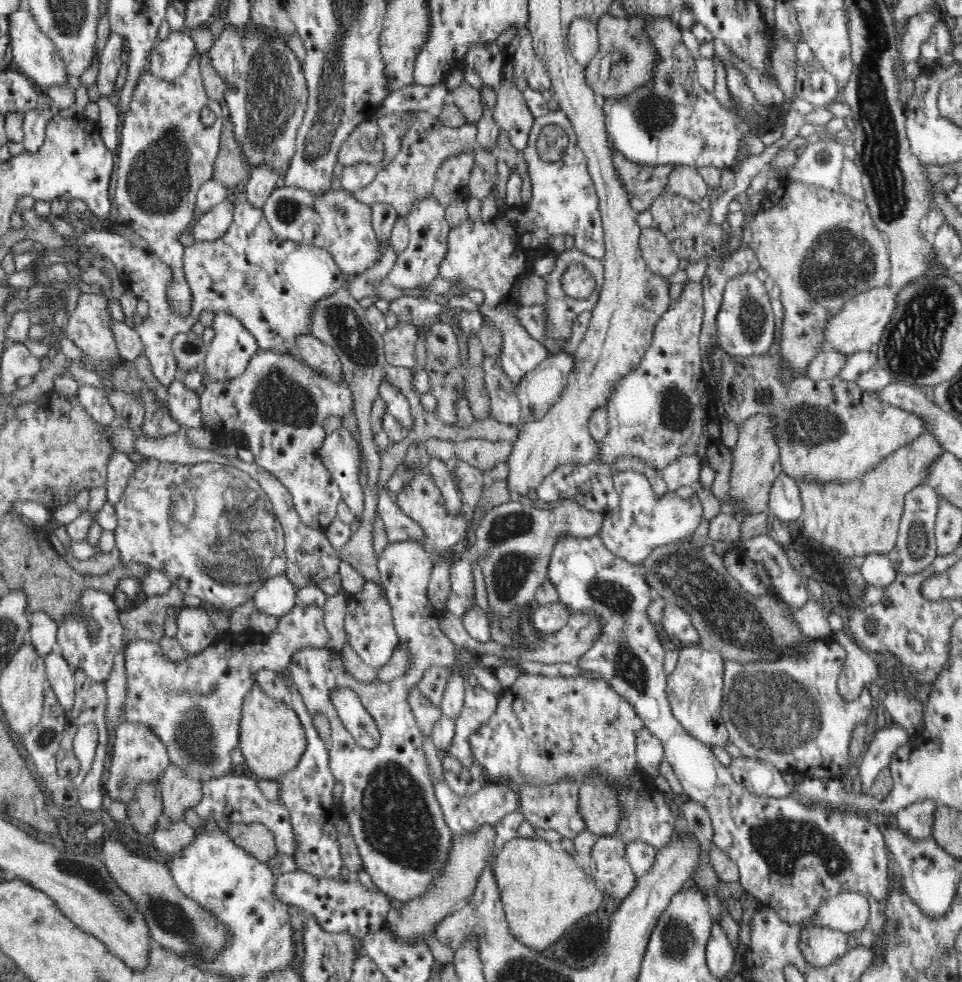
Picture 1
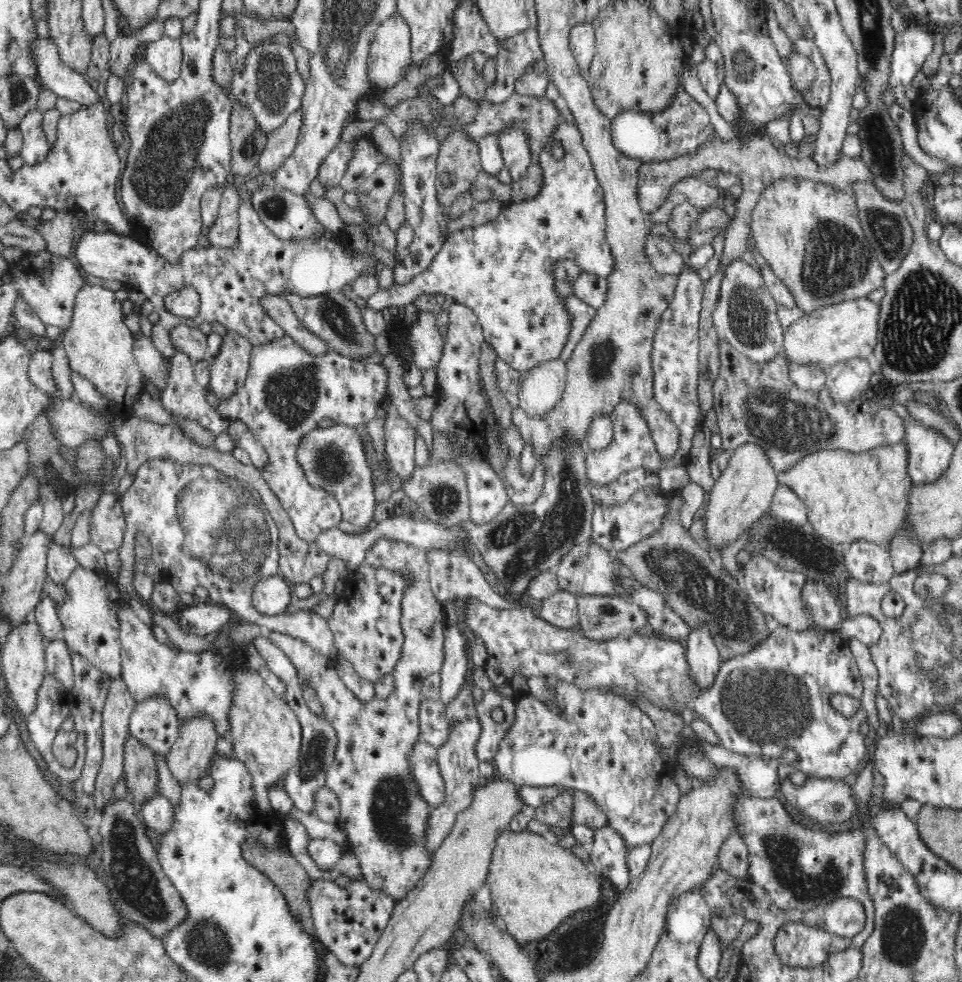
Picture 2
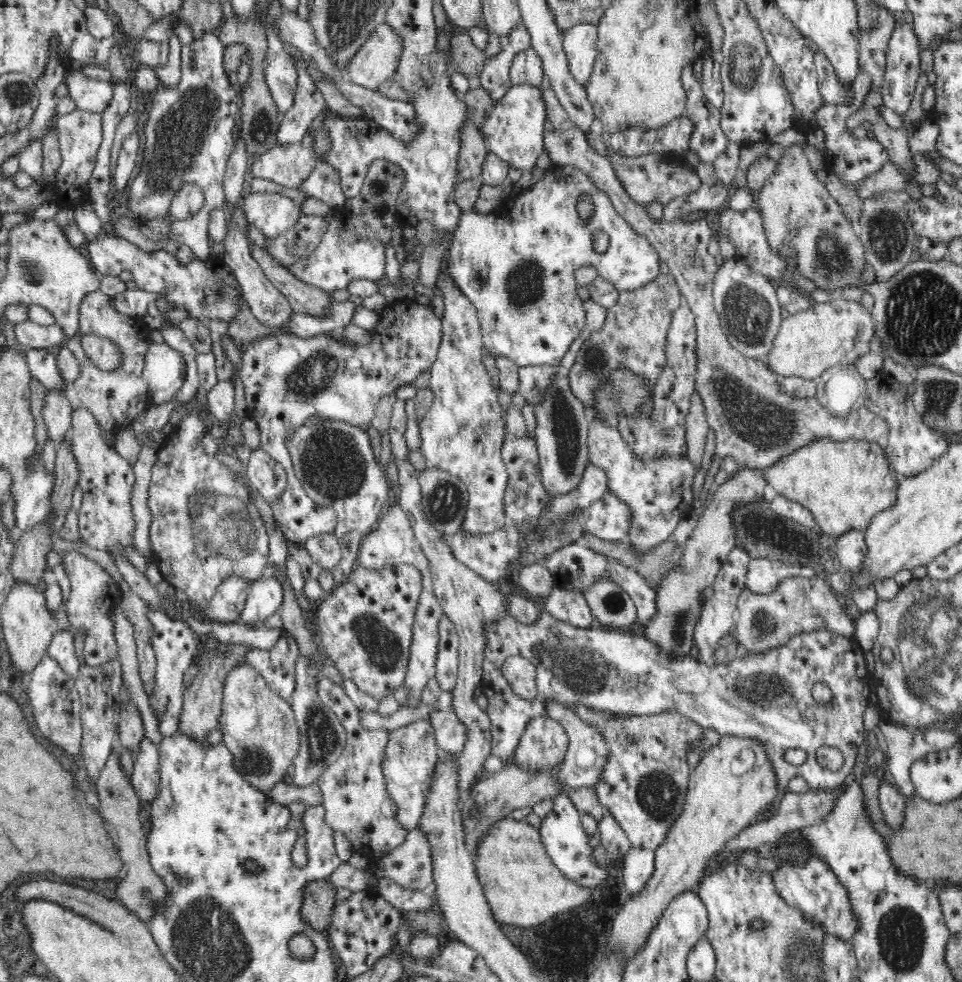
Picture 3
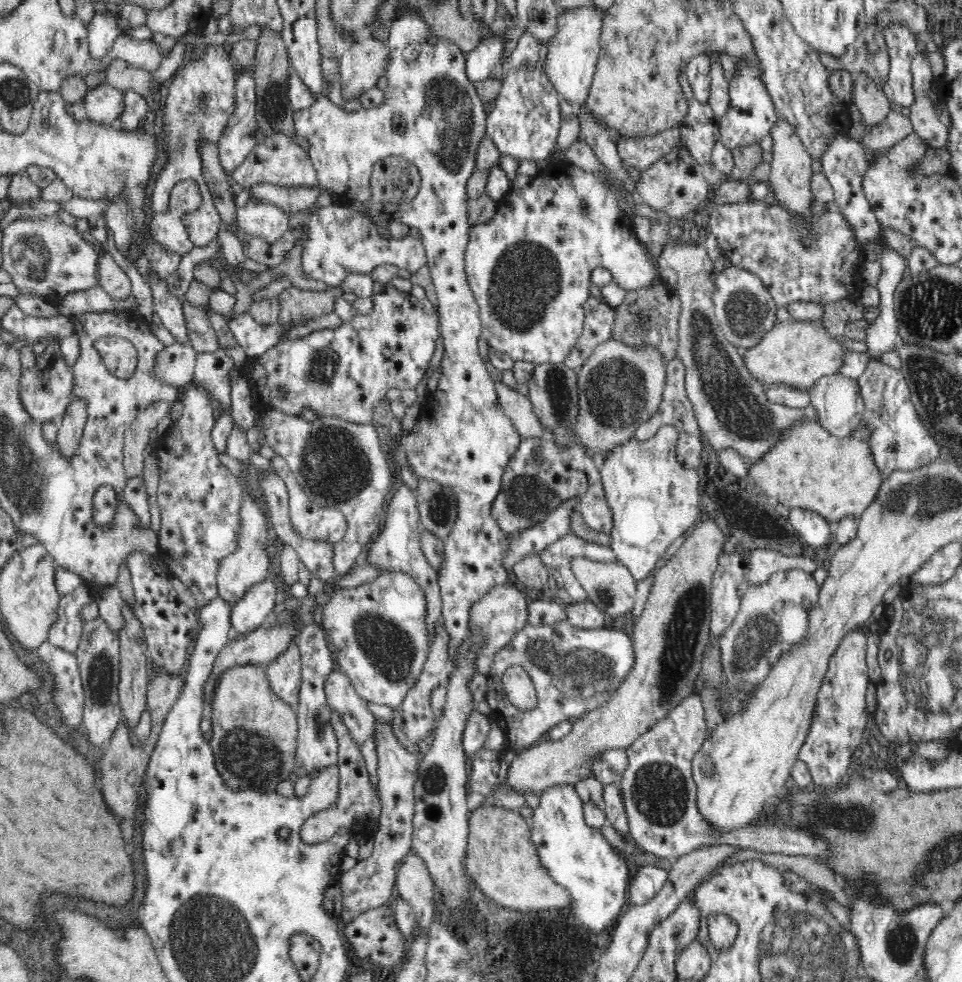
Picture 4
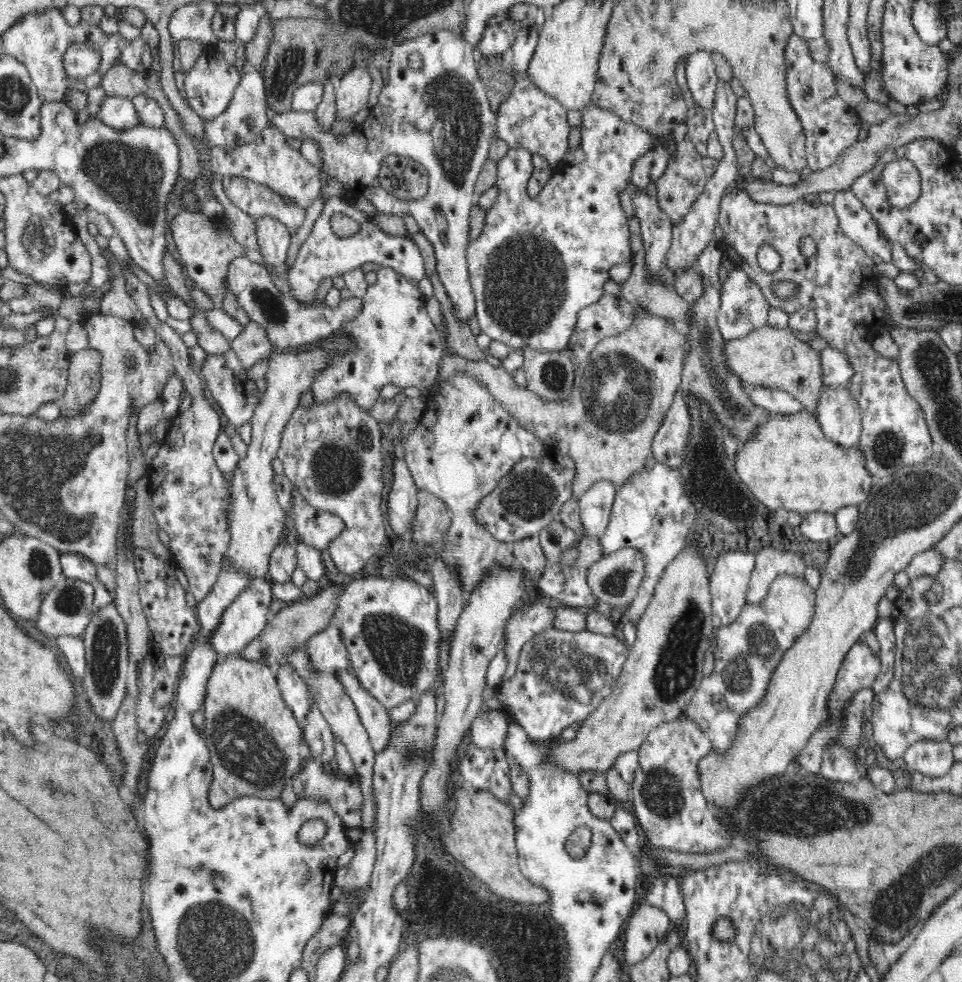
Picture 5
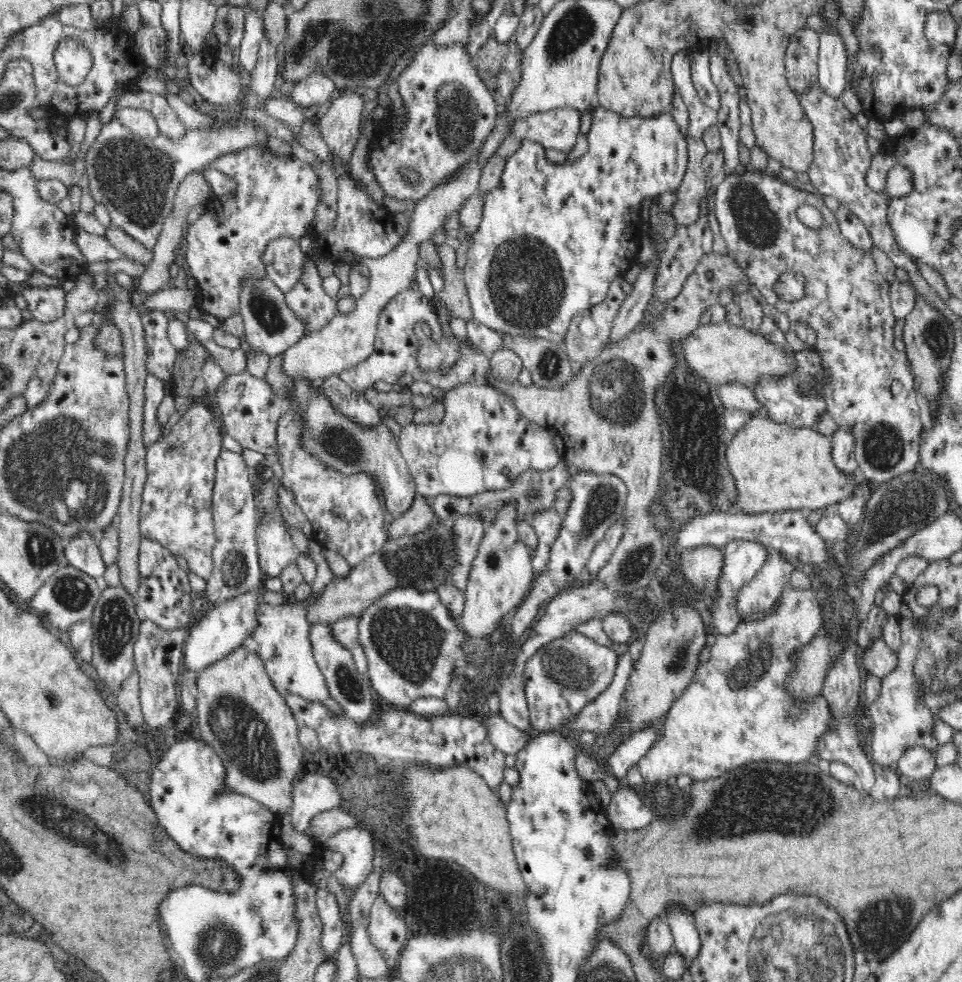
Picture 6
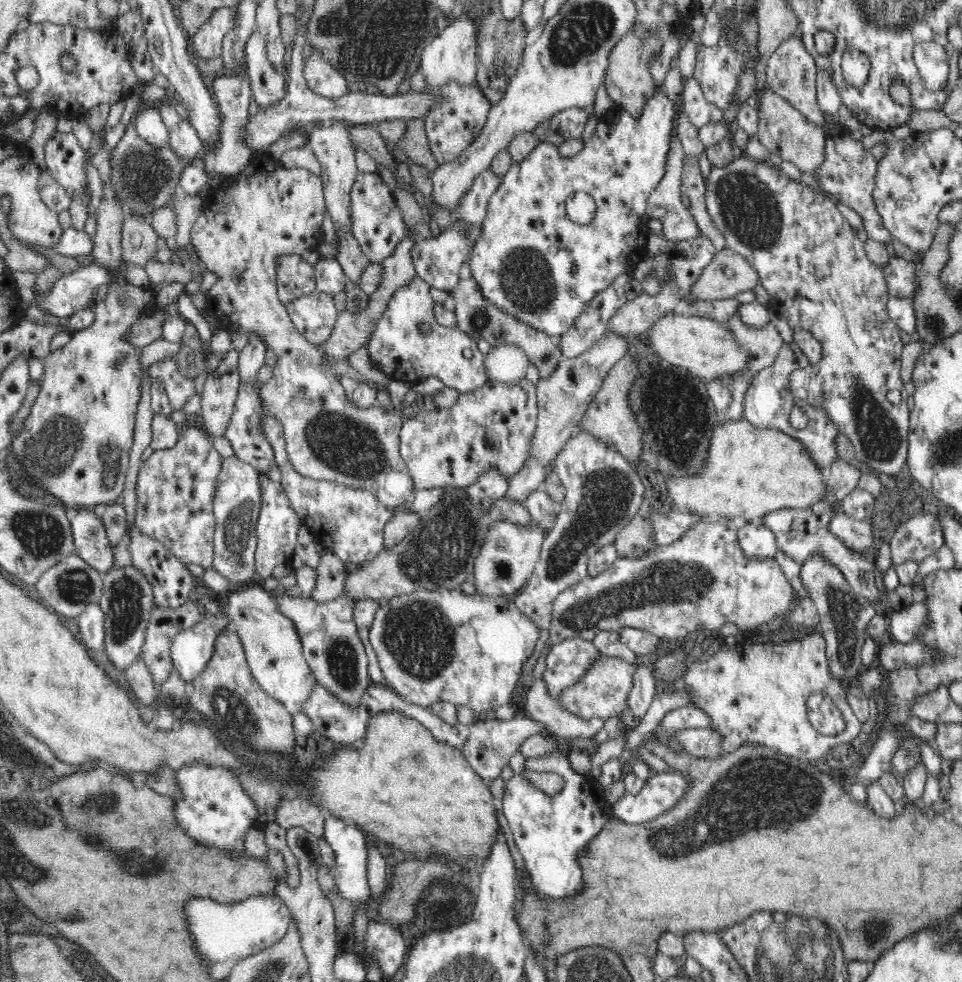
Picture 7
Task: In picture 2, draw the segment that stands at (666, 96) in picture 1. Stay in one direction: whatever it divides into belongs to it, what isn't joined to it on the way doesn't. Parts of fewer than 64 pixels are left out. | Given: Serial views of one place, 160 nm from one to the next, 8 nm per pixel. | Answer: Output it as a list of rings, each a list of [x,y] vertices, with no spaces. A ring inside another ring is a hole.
[[[682,81],[675,86],[673,96],[662,112],[622,111],[616,114],[611,119],[610,129],[617,150],[642,163],[662,162],[693,154],[705,146],[706,142],[718,139],[706,108],[686,91]]]

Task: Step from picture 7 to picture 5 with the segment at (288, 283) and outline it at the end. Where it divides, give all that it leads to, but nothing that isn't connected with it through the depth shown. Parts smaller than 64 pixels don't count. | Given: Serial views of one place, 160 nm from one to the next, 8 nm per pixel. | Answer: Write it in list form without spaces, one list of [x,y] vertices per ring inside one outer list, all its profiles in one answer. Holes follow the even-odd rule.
[[[260,215],[252,218],[252,226],[254,226],[259,251],[263,256],[263,265],[276,276],[286,278],[289,271],[286,267],[286,256],[292,236],[286,225],[276,217]]]

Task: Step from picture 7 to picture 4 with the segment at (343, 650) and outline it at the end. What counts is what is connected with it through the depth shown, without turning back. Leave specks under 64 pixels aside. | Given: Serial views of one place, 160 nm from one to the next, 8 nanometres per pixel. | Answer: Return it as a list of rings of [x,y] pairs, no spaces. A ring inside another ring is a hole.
[[[376,718],[375,745],[378,757],[377,789],[382,802],[382,818],[379,821],[377,838],[374,839],[373,854],[356,863],[348,872],[339,875],[337,885],[341,888],[343,911],[368,911],[382,906],[396,894],[396,864],[411,852],[413,818],[416,806],[414,786],[418,780],[418,760],[410,764],[410,749],[393,733],[390,723]]]

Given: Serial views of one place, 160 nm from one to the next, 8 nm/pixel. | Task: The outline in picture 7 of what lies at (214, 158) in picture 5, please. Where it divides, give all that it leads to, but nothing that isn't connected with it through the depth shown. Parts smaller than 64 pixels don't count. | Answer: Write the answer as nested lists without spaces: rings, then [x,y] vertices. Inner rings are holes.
[[[255,153],[250,160],[250,164],[239,172],[236,176],[230,176],[225,178],[222,184],[224,188],[224,196],[212,196],[212,205],[210,212],[212,214],[201,214],[194,222],[192,230],[190,232],[189,240],[194,243],[194,251],[200,262],[200,265],[208,272],[215,272],[219,279],[217,283],[206,291],[206,313],[215,318],[226,318],[231,324],[240,325],[240,330],[245,331],[248,334],[256,334],[264,343],[268,349],[272,349],[276,356],[278,356],[278,362],[273,369],[273,376],[269,382],[259,384],[259,397],[263,409],[271,417],[277,418],[281,422],[281,426],[284,432],[286,451],[288,452],[288,460],[293,466],[294,470],[298,471],[298,474],[307,476],[308,478],[315,478],[316,480],[327,480],[330,482],[336,482],[338,484],[346,485],[354,489],[366,489],[370,490],[372,494],[388,509],[394,509],[400,505],[406,504],[408,500],[412,499],[415,486],[412,475],[399,452],[399,437],[402,428],[402,417],[400,417],[400,411],[396,408],[393,410],[386,410],[380,408],[378,403],[370,406],[369,409],[360,409],[360,407],[354,405],[348,397],[346,397],[346,391],[339,378],[335,373],[331,372],[328,366],[328,362],[322,356],[320,348],[307,342],[295,328],[295,325],[291,322],[287,309],[277,292],[276,282],[276,258],[280,256],[288,256],[288,254],[300,254],[305,250],[313,250],[316,248],[317,243],[323,238],[322,220],[324,220],[325,198],[323,197],[323,182],[321,177],[308,169],[288,170],[286,167],[282,167],[277,159],[273,158],[267,153]]]

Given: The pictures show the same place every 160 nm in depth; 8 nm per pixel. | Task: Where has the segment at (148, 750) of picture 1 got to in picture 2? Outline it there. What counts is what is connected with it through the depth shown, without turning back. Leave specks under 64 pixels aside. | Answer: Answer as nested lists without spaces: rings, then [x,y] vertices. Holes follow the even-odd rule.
[[[163,698],[136,704],[128,724],[128,736],[149,752],[167,755],[180,733],[175,713]]]

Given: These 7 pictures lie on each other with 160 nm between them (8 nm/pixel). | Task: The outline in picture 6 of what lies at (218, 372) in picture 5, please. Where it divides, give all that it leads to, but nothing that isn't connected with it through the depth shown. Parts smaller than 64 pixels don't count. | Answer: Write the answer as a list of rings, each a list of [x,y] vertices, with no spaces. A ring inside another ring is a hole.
[[[247,372],[226,376],[214,395],[221,409],[220,414],[227,434],[242,445],[243,450],[255,451],[271,460],[275,458],[276,426],[286,411],[287,401],[274,394],[265,379],[255,378]]]

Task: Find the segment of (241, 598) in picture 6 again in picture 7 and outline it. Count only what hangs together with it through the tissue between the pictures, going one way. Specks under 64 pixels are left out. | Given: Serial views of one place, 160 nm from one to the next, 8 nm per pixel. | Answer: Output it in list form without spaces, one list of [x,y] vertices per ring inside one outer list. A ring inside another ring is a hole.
[[[224,602],[223,611],[225,614],[222,615],[213,615],[206,612],[200,622],[190,628],[181,630],[173,638],[173,643],[171,644],[171,659],[173,660],[175,668],[174,672],[180,675],[184,682],[193,681],[194,677],[198,676],[206,668],[210,657],[213,655],[217,636],[231,623],[225,610]]]

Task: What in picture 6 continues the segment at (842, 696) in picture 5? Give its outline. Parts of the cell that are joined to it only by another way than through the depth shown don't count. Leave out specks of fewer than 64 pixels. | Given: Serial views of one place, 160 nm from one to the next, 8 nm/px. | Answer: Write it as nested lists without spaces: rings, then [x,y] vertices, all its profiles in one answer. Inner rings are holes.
[[[884,638],[871,641],[867,649],[859,651],[855,656],[855,664],[862,667],[864,672],[882,678],[888,676],[895,669],[898,662],[897,652],[892,651],[884,641]]]

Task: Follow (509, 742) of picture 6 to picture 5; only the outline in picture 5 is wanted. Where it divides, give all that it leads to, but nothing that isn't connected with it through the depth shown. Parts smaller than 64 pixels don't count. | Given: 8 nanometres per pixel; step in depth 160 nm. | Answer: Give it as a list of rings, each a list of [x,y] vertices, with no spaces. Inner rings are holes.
[[[502,709],[481,711],[470,727],[471,741],[478,748],[502,751],[508,724],[509,721]]]

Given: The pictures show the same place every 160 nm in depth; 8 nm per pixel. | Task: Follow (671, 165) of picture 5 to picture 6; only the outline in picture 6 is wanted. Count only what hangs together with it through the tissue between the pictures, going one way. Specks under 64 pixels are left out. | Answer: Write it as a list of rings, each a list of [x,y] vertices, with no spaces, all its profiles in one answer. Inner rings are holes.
[[[686,134],[689,159],[687,169],[680,186],[677,188],[677,201],[670,211],[675,224],[692,225],[700,216],[700,200],[706,194],[706,173],[702,166],[702,158],[707,153],[707,146]]]

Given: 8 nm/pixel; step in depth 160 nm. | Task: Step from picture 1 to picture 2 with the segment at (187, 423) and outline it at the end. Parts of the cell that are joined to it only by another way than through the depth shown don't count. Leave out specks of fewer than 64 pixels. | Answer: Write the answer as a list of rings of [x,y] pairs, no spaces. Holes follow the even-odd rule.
[[[179,350],[174,352],[171,358],[171,368],[168,378],[169,384],[160,396],[161,405],[168,411],[168,414],[181,416],[186,420],[194,420],[194,422],[198,422],[200,426],[207,428],[215,436],[228,433],[228,426],[230,426],[231,421],[223,420],[223,418],[219,417],[218,413],[214,412],[214,409],[211,408],[206,399],[204,387],[196,381],[193,366],[194,362],[188,358],[188,356],[183,356],[182,353],[179,353]]]

